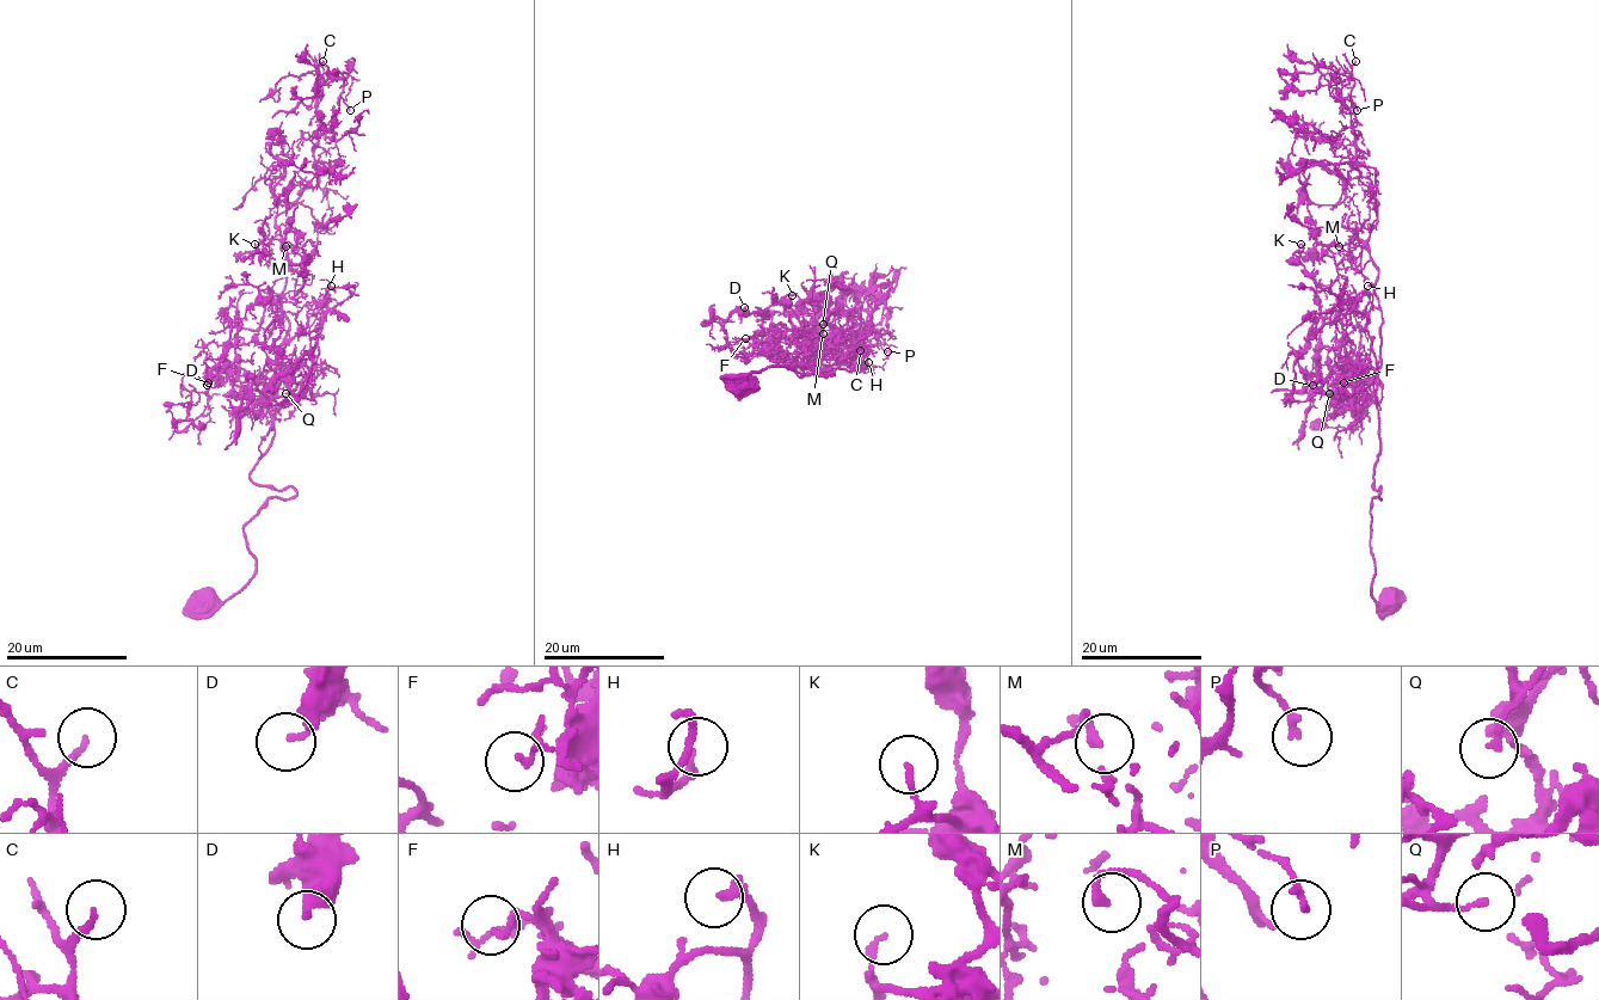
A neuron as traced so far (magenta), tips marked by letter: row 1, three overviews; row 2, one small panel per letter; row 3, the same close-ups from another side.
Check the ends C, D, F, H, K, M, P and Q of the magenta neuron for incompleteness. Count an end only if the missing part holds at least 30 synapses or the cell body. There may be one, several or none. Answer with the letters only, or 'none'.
C, H

